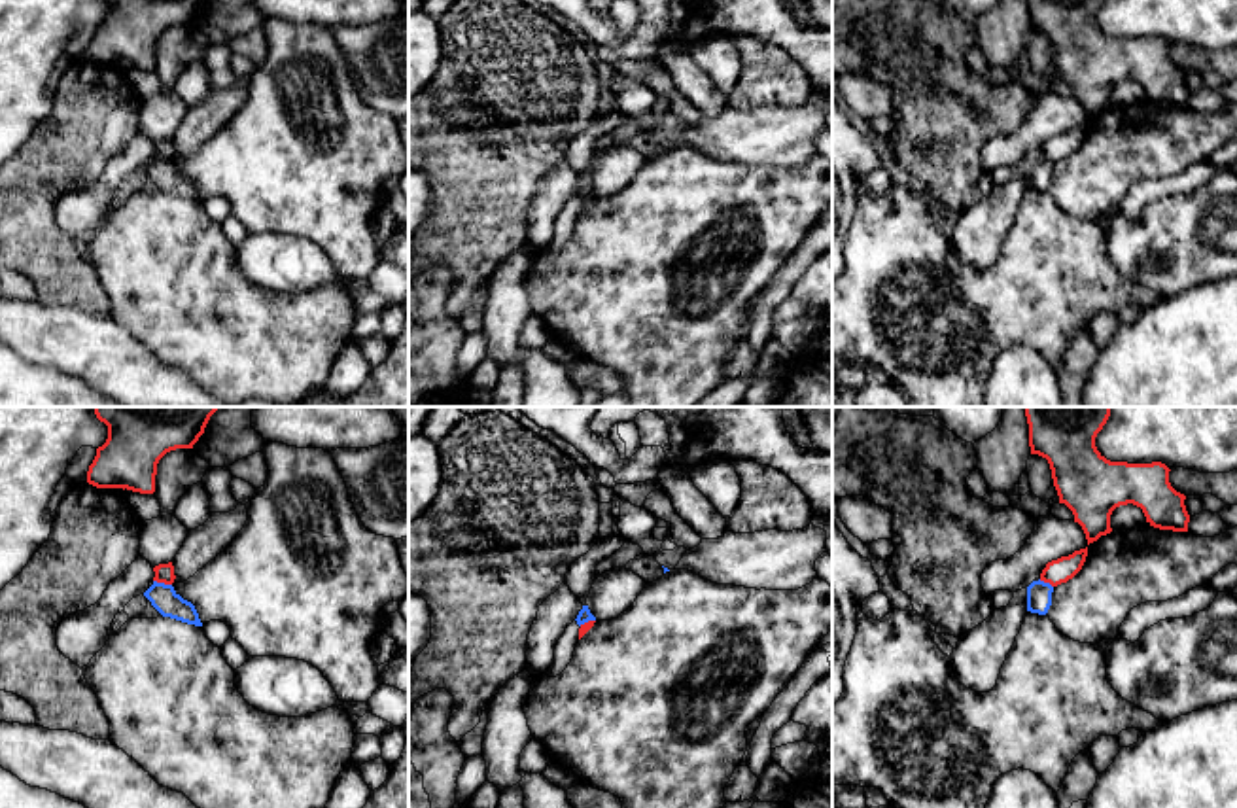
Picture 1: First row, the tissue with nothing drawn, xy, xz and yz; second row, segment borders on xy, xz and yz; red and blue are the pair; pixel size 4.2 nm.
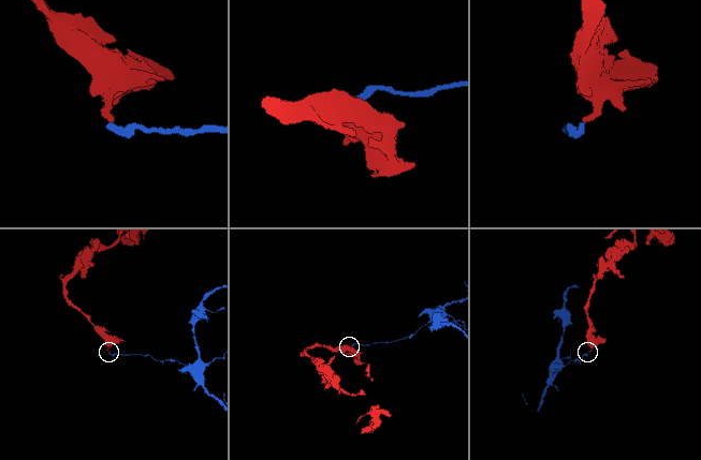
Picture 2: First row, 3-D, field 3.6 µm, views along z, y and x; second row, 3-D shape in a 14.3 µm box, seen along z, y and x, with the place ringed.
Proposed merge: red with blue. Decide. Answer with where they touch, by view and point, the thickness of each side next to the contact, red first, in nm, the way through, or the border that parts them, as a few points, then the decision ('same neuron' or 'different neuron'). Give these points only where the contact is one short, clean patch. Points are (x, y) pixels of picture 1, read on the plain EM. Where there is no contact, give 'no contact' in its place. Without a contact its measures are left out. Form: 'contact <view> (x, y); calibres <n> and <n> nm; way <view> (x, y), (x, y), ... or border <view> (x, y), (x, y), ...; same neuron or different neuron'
contact xy (163, 158); calibres 80 and 110 nm; border xy (154, 156), (171, 161); different neuron

